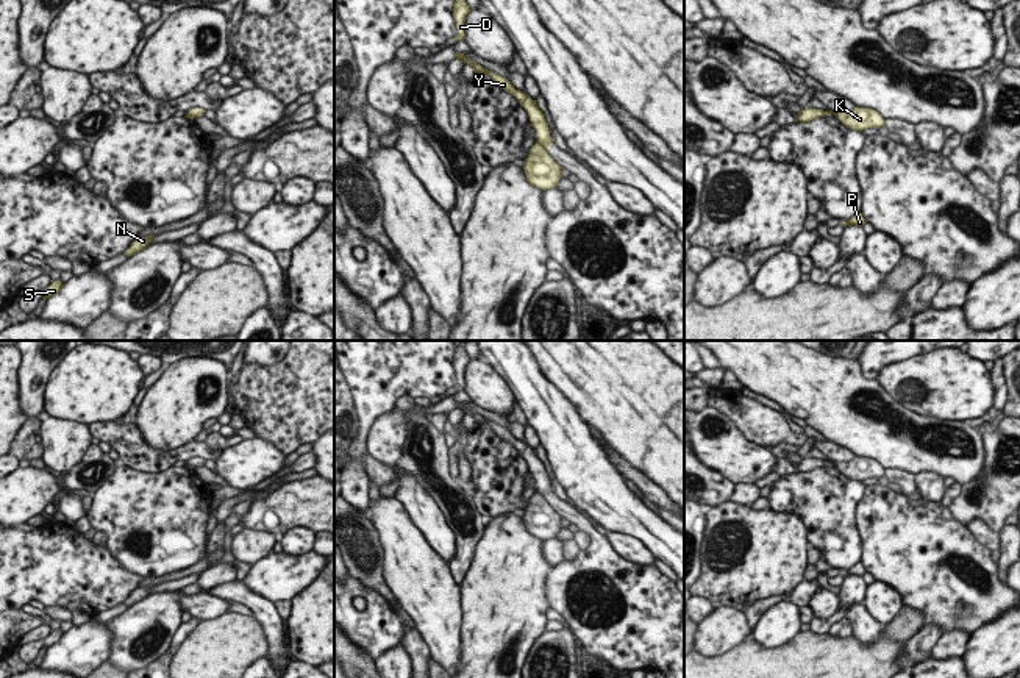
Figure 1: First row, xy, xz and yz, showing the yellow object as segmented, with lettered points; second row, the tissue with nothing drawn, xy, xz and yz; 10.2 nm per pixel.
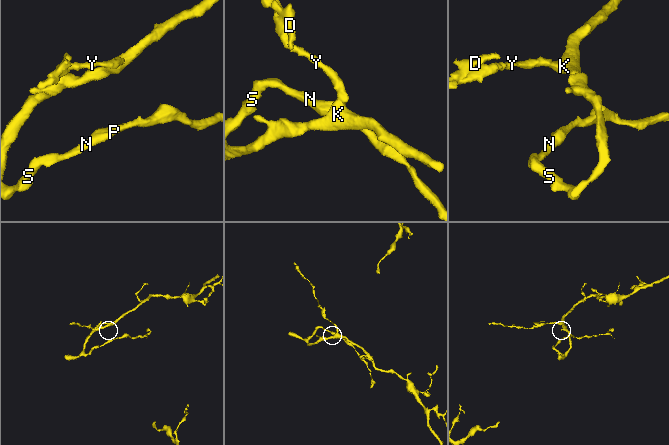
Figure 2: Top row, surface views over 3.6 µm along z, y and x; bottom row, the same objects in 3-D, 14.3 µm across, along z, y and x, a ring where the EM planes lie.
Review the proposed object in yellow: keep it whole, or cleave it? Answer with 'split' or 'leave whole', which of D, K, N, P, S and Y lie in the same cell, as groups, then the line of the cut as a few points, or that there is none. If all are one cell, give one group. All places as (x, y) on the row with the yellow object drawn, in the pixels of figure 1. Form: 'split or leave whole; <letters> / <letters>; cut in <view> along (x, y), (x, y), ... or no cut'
split; D Y / K N P S; cut in xz along (536, 141), (545, 146)

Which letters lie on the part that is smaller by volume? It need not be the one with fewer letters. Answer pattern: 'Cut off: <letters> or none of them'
Cut off: D, Y

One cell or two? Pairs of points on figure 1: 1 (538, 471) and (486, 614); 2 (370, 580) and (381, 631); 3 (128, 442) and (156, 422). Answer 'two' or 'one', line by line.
1: two
2: two
3: two

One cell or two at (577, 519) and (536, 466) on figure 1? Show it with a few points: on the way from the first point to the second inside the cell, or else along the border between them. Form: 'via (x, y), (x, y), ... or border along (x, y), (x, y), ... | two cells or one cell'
via (563, 508), (542, 486), (542, 480) | one cell

